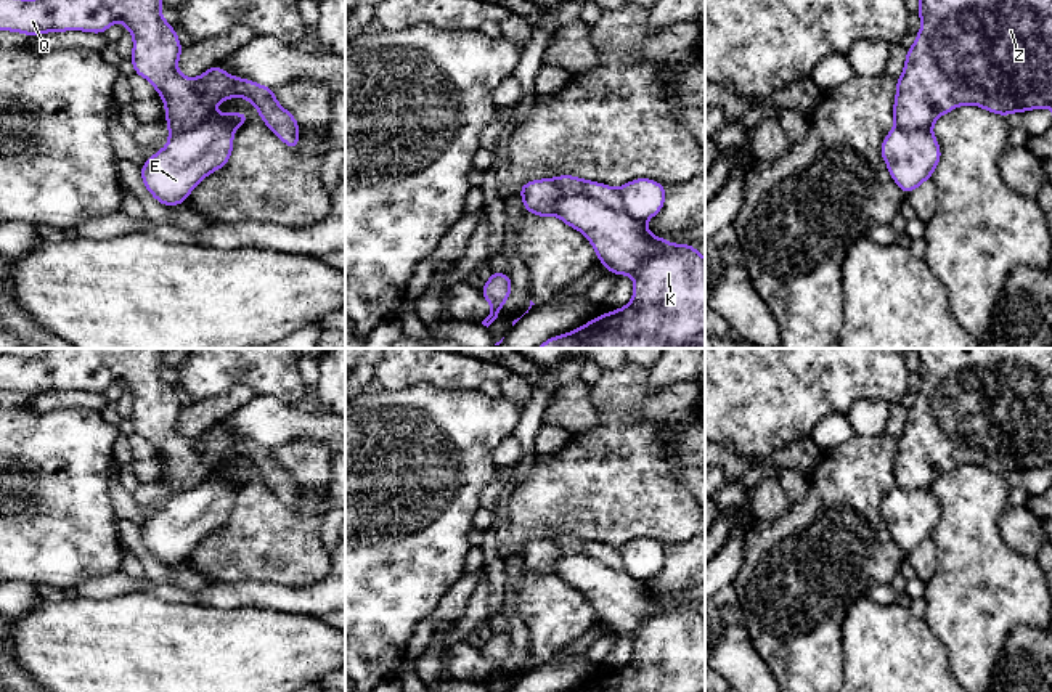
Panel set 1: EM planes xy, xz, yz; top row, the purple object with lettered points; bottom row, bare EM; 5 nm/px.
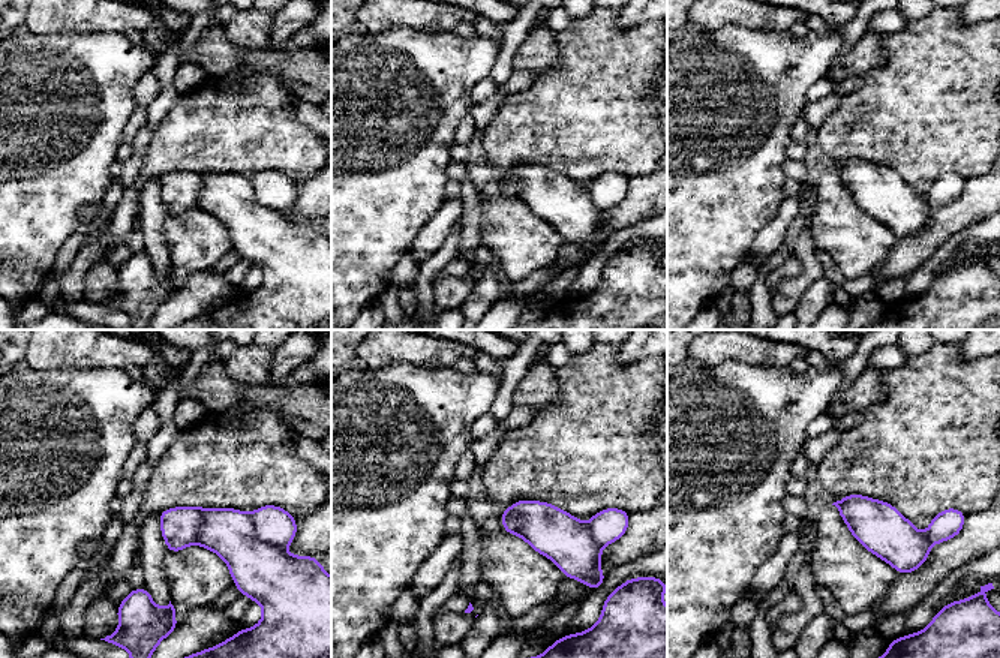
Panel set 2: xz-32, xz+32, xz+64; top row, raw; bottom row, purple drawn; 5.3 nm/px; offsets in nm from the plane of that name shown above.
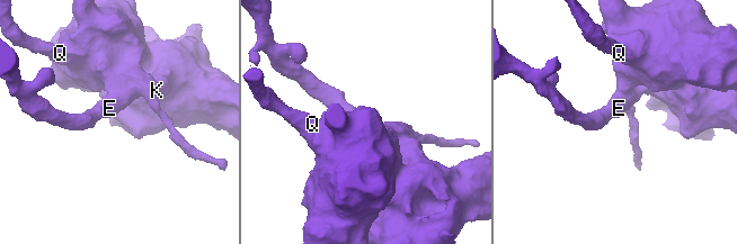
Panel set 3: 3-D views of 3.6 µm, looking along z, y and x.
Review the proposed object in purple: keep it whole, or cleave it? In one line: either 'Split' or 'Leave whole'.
Split

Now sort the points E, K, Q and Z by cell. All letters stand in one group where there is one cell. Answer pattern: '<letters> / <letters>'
E K / Q Z

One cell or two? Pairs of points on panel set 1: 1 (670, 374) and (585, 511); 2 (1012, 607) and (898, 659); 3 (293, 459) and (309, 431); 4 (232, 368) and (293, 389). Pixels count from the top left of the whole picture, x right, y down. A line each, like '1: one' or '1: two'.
1: two
2: two
3: two
4: one

